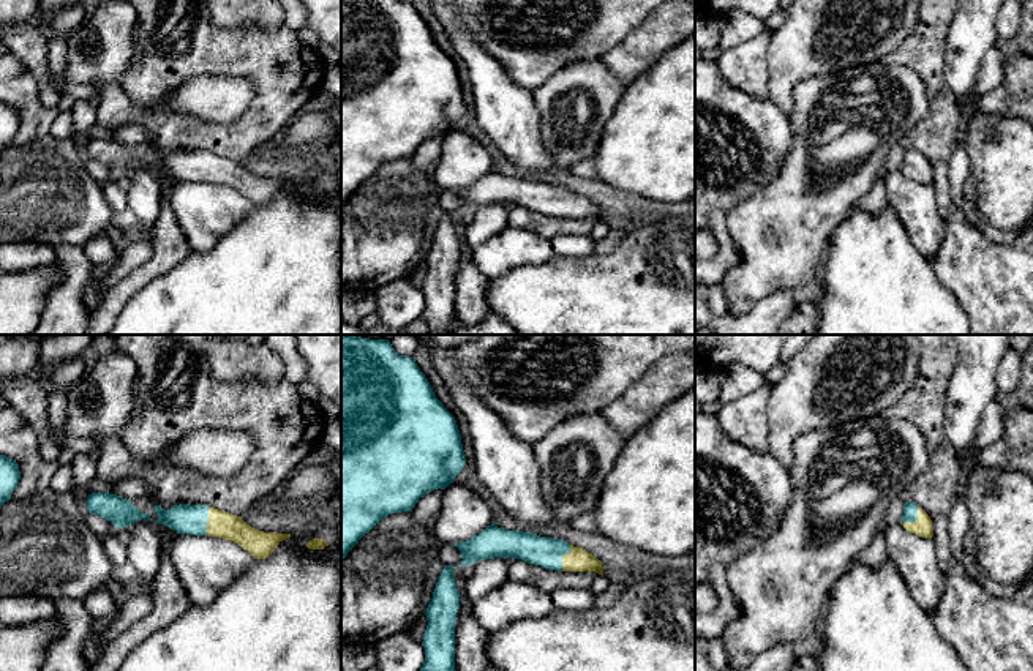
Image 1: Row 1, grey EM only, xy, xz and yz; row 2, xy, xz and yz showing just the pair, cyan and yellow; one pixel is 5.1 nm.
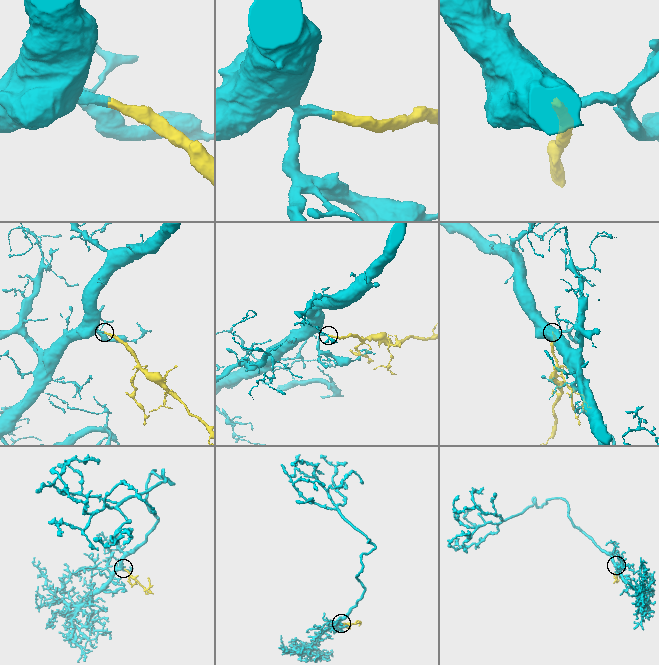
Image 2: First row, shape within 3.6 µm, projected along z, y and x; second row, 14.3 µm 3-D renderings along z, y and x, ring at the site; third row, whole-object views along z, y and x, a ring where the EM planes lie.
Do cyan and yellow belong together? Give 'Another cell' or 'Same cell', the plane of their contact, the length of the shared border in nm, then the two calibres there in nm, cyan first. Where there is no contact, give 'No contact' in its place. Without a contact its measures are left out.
Same cell. Touches cyan in xz. Shared border 140 nm. Thickness 160 nm (cyan) against 120 nm

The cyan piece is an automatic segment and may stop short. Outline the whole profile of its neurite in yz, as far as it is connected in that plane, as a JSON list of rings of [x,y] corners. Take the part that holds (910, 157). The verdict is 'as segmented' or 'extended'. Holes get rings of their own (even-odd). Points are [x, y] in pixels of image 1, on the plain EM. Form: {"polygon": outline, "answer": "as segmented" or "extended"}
{"polygon": [[[905,148],[900,171],[908,178],[916,180],[918,183],[922,183],[922,185],[933,183],[930,163],[921,153],[918,153],[915,148]]], "answer": "extended"}

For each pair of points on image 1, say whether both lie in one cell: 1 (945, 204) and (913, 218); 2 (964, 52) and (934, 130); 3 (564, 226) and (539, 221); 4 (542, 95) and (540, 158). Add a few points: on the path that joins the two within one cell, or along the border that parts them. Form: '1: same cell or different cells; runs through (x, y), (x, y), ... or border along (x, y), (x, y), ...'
1: different cells; border along (931, 185), (939, 212), (946, 221)
2: different cells; border along (943, 51), (943, 78), (956, 98)
3: same cell; runs through (558, 226), (545, 226)
4: different cells; border along (534, 101), (539, 111), (540, 144), (558, 168)

